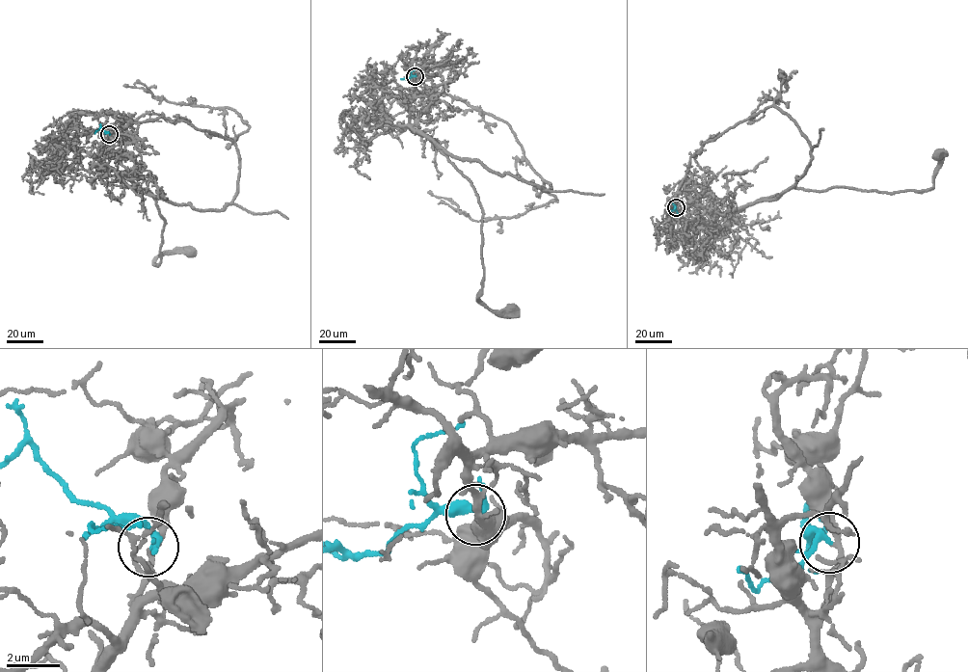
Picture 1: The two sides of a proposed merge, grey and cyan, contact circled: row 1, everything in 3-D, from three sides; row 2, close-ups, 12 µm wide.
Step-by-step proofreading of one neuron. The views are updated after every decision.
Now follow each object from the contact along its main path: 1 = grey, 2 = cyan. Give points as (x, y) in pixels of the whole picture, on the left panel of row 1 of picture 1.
1: (109, 134), (101, 173), (100, 159), (149, 192), (165, 222), (159, 264), (154, 264), (170, 252), (189, 251)
2: (109, 134), (101, 127), (94, 133)

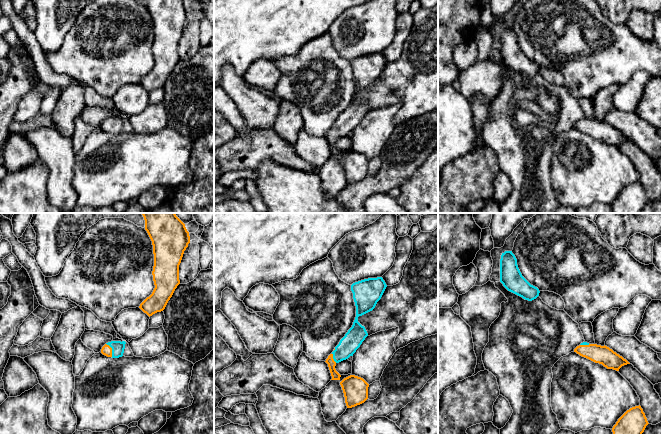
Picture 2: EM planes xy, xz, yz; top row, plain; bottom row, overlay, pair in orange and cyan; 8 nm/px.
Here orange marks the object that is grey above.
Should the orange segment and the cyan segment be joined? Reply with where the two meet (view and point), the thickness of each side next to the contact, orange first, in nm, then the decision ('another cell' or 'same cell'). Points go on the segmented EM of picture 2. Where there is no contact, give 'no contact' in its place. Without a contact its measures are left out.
contact xy (111, 350); calibres 90 and 100 nm; same cell

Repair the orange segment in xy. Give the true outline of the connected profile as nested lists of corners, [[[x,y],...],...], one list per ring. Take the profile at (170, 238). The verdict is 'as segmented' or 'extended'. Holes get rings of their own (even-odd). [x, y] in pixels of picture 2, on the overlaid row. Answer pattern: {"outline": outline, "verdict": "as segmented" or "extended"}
{"outline": [[[142,213],[153,245],[155,288],[139,308],[149,317],[165,309],[180,284],[179,265],[190,243],[185,224],[175,213]]], "verdict": "as segmented"}

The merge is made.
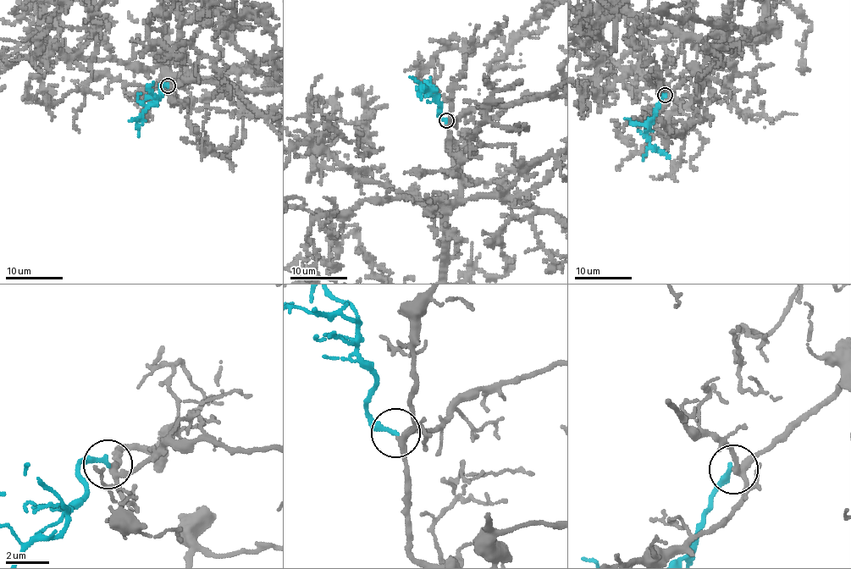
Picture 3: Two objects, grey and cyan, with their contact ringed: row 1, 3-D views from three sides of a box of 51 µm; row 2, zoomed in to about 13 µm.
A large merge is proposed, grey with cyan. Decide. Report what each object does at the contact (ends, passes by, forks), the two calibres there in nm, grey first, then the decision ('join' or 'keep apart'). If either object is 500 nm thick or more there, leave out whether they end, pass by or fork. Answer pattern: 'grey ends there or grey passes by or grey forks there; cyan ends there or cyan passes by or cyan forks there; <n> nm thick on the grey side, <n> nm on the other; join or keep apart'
grey forks there; cyan ends there; 200 nm thick on the grey side, 240 nm on the other; join

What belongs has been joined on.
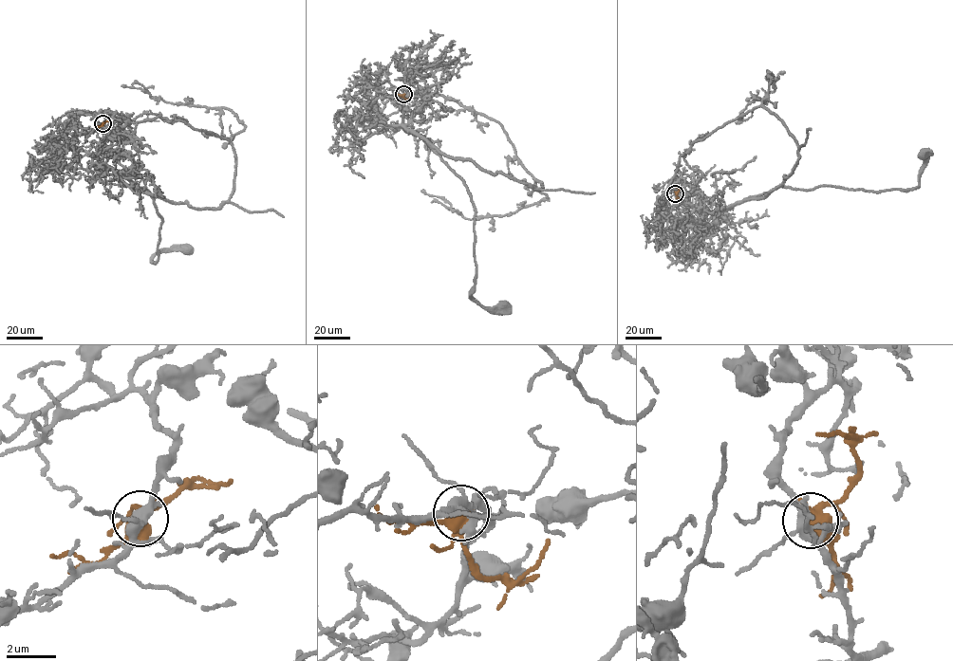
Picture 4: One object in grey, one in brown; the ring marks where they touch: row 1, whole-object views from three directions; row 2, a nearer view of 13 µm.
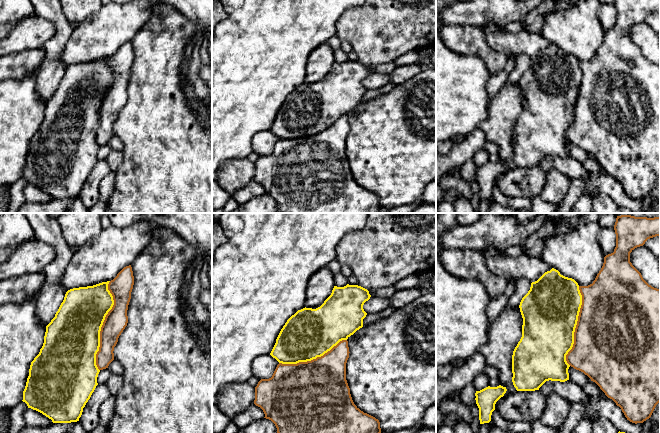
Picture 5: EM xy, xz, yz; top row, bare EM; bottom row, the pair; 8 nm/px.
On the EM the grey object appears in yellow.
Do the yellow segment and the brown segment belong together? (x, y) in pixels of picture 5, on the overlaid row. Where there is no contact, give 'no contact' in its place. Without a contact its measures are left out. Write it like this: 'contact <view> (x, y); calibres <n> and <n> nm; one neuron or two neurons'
contact xy (101, 326); calibres 440 and 180 nm; two neurons

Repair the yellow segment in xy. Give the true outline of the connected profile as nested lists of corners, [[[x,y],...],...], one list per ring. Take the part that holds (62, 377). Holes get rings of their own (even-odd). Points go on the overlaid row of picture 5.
[[[109,282],[66,292],[55,317],[46,326],[43,346],[31,362],[22,401],[53,423],[79,421],[83,408],[98,385],[100,370],[96,365],[96,354],[100,347],[100,331],[114,305],[108,290]]]

